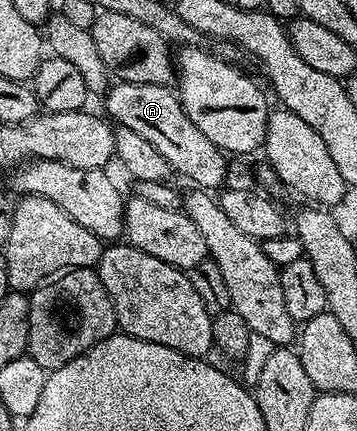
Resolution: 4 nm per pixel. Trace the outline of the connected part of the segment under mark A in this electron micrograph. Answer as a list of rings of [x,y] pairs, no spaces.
[[[117,80],[105,91],[103,101],[104,113],[117,126],[131,128],[131,132],[150,142],[167,159],[174,175],[182,174],[193,181],[194,187],[210,192],[220,191],[226,185],[230,159],[224,150],[211,144],[211,140],[191,124],[191,116],[187,116],[180,97],[169,86]]]

